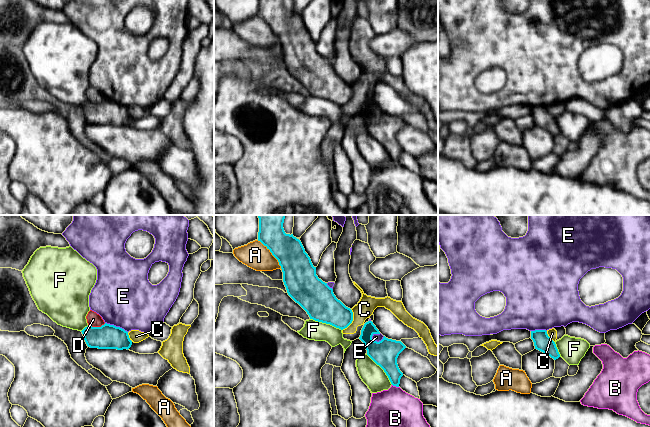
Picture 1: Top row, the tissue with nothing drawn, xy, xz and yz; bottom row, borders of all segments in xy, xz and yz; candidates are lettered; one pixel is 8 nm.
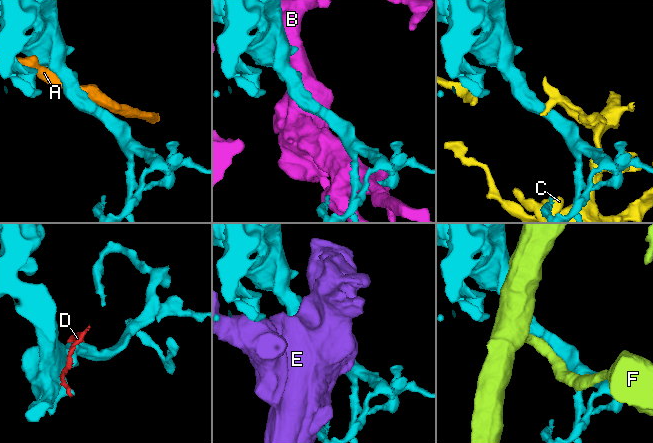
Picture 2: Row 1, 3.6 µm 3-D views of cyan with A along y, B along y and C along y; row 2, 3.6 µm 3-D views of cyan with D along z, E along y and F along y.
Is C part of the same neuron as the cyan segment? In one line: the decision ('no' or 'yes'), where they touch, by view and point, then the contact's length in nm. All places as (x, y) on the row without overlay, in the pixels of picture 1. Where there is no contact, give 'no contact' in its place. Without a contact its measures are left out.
no; meets cyan in xz at (352, 96); contact 190 nm long

